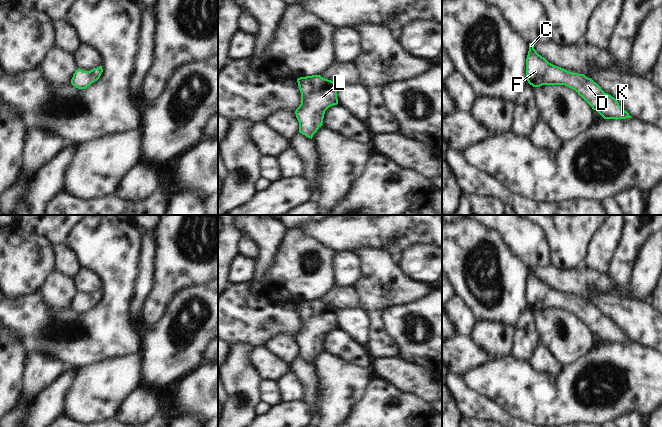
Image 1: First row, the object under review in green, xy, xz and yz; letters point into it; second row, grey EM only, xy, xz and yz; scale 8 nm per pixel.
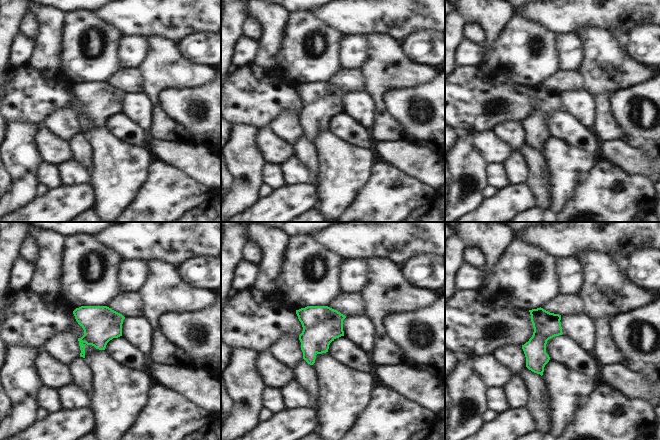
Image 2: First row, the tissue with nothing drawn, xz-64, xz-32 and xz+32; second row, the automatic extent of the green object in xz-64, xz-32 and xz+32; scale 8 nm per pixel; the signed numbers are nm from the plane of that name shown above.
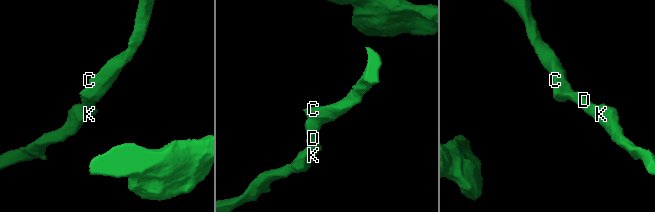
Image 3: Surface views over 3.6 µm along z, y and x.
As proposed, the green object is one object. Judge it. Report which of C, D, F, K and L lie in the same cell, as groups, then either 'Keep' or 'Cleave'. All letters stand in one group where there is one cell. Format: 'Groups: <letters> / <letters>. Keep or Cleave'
Groups: C D F K L. Keep

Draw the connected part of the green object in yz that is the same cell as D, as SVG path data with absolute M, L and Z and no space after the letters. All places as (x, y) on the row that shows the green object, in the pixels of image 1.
M529 43L526 58L526 78L530 85L565 85L575 90L604 119L632 118L614 97L605 93L591 78L549 63L536 52L534 45Z

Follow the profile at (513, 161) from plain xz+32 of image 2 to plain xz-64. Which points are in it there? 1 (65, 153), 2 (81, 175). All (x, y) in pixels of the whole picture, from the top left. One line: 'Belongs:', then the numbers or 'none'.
Belongs: 2

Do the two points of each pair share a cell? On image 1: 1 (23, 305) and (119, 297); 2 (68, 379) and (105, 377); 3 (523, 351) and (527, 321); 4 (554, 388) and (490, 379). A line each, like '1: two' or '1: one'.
1: one
2: two
3: one
4: one

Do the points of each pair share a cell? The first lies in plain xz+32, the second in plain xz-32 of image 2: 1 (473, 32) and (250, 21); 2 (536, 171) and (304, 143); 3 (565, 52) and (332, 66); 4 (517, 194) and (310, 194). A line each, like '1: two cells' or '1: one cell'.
1: one cell
2: one cell
3: two cells
4: one cell

